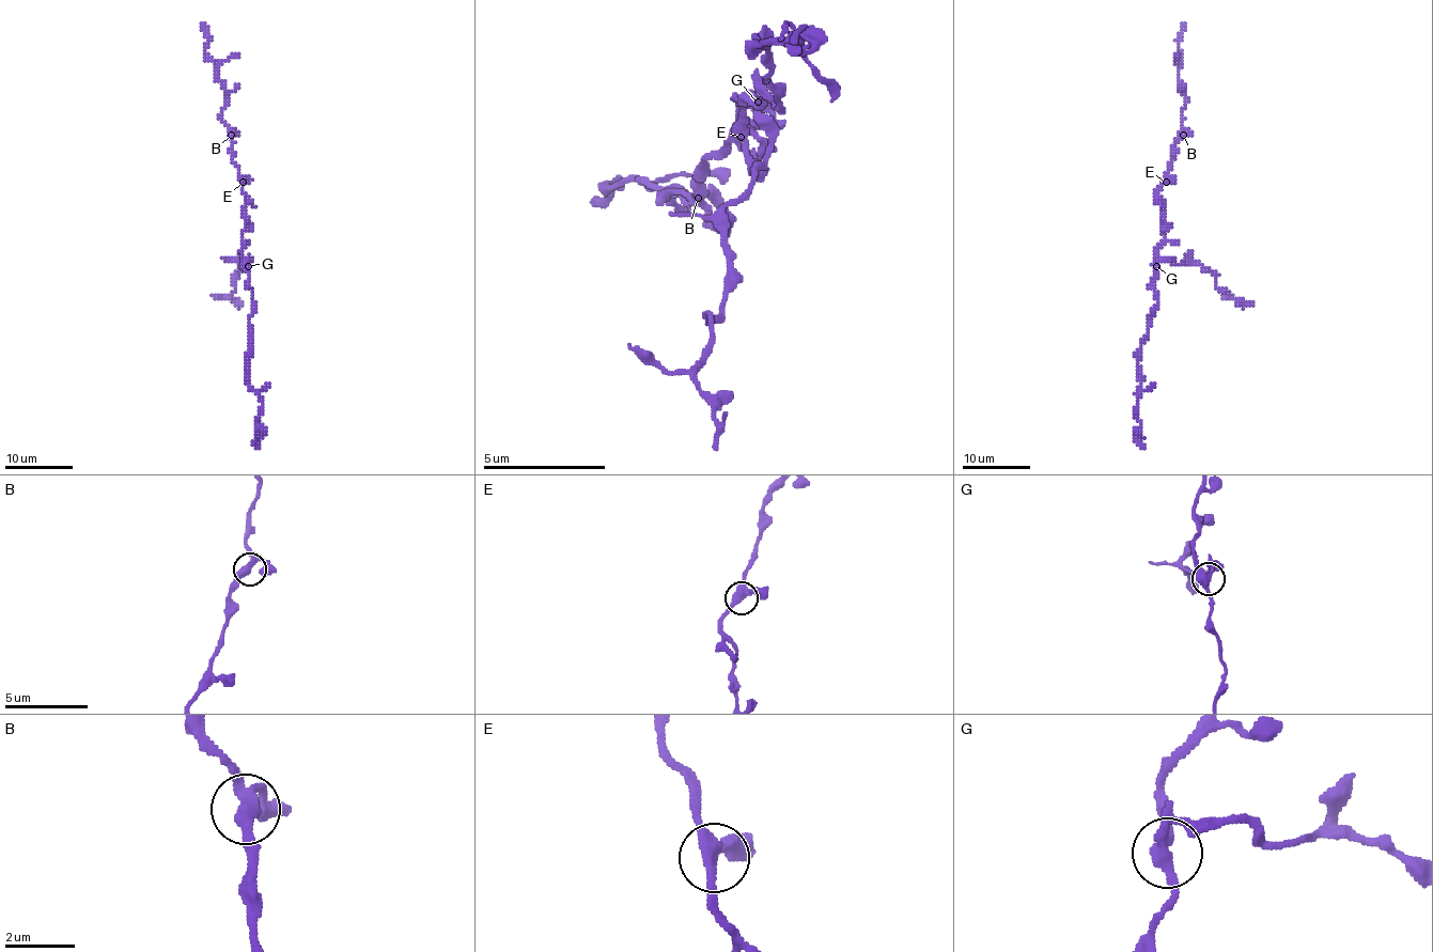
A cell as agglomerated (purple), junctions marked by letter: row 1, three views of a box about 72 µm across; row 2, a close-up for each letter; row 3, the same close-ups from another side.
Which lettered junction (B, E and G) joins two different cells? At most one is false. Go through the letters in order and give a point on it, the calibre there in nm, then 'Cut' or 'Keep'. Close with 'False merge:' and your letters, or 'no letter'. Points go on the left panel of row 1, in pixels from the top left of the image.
B: Place: (231, 135). Thickness 340 nm. Keep
E: Place: (243, 182). Thickness 320 nm. Keep
G: Place: (248, 266). Thickness 360 nm. Cut
False merge: G

